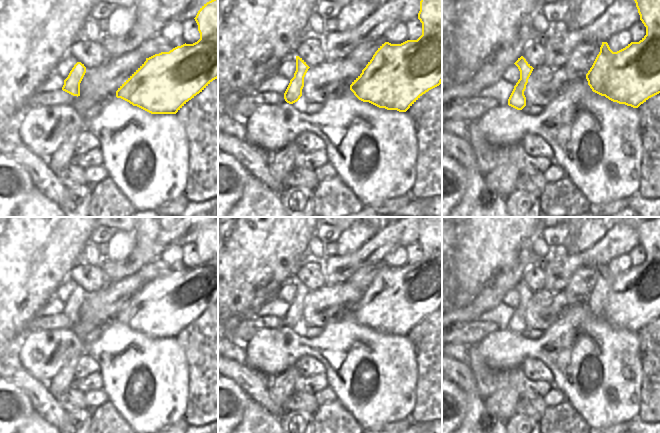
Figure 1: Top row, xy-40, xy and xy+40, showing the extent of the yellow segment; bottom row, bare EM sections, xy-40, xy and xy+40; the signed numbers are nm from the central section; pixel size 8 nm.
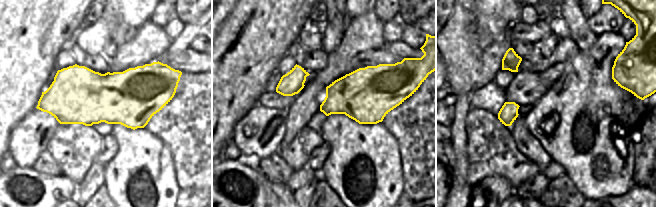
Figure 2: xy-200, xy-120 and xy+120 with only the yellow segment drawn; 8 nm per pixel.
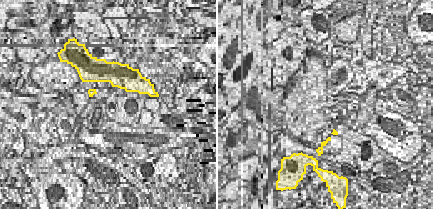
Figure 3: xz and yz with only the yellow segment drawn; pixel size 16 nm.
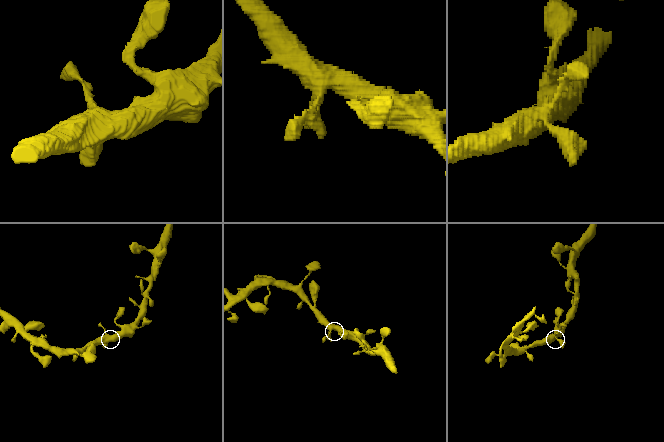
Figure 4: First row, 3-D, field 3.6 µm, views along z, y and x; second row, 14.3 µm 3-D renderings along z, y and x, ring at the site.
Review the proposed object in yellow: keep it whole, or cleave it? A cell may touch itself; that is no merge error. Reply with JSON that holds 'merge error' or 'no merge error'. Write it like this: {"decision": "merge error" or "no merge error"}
{"decision": "no merge error"}

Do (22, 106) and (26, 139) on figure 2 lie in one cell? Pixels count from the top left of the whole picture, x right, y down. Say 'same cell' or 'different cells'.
different cells

